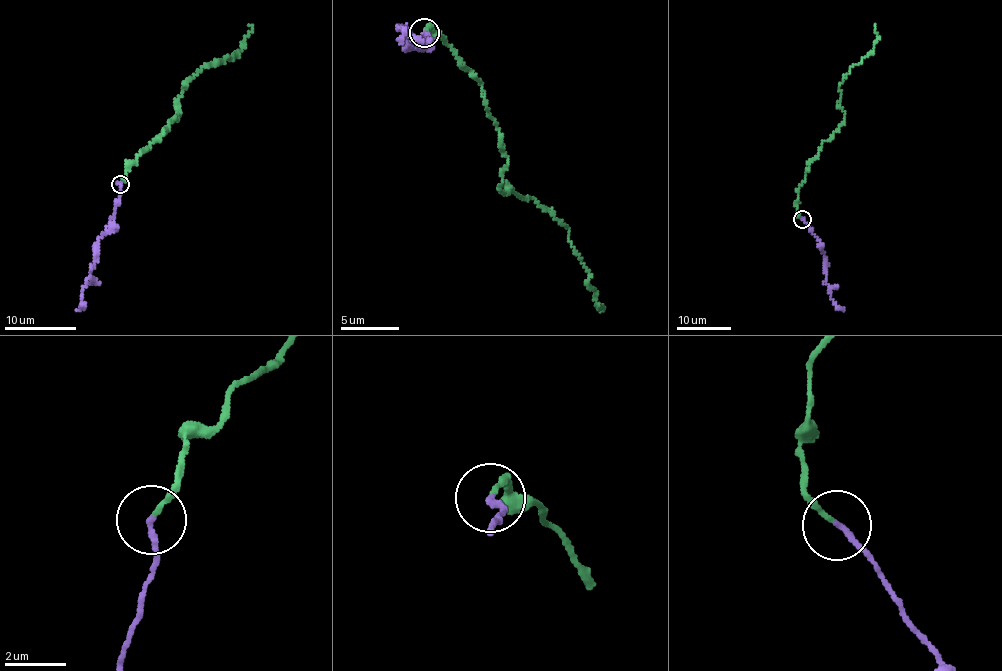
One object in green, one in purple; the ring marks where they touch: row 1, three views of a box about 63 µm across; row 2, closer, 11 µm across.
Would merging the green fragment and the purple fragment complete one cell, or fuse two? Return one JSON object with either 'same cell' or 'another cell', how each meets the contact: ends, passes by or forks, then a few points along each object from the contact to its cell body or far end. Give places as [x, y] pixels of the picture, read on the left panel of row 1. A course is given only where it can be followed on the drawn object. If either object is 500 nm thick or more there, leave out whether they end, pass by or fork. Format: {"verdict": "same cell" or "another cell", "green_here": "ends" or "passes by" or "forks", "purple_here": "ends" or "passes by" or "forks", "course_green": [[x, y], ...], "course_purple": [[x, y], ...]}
{"verdict": "same cell", "green_here": "ends", "purple_here": "ends", "course_green": [[120, 183], [141, 150], [181, 113], [177, 104], [187, 81], [204, 67], [239, 52], [251, 29], [249, 24]], "course_purple": [[120, 184], [121, 197], [109, 230], [99, 241], [97, 260], [81, 292], [82, 307], [79, 308]]}

